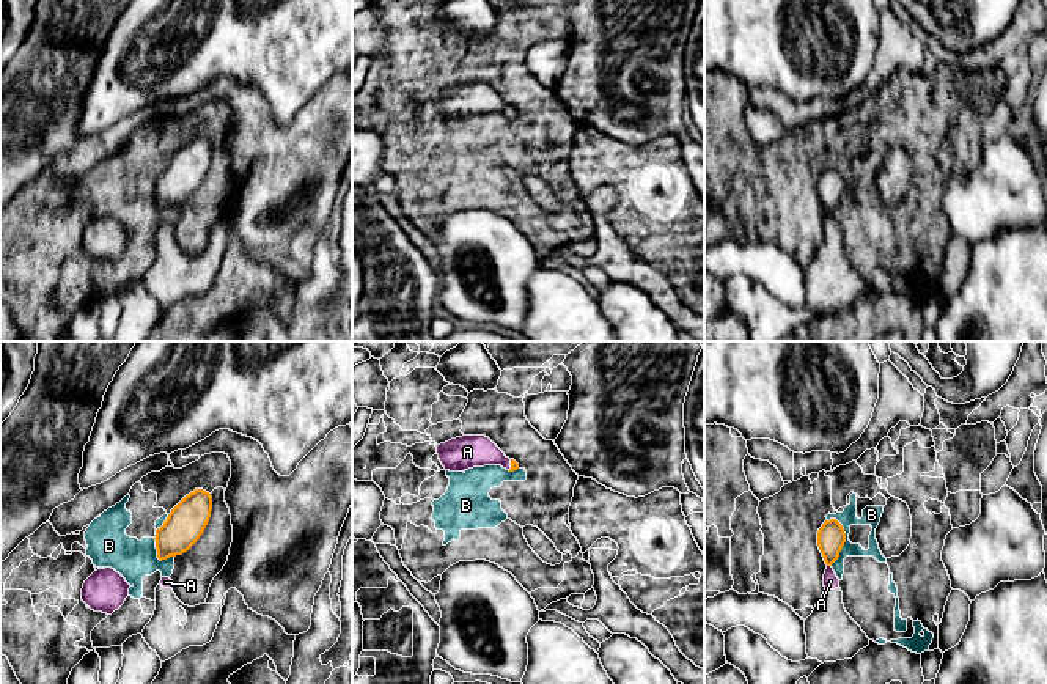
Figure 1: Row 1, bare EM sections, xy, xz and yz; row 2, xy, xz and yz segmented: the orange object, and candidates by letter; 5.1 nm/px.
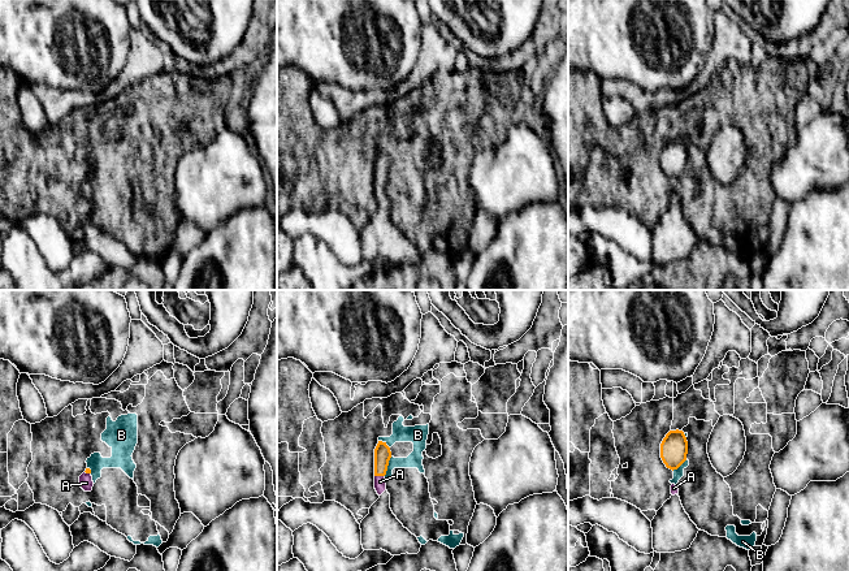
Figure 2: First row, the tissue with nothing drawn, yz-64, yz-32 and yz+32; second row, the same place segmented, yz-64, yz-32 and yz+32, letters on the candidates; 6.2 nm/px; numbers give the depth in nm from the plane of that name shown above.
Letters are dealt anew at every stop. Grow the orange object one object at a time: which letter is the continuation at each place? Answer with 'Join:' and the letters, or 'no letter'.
Join: A

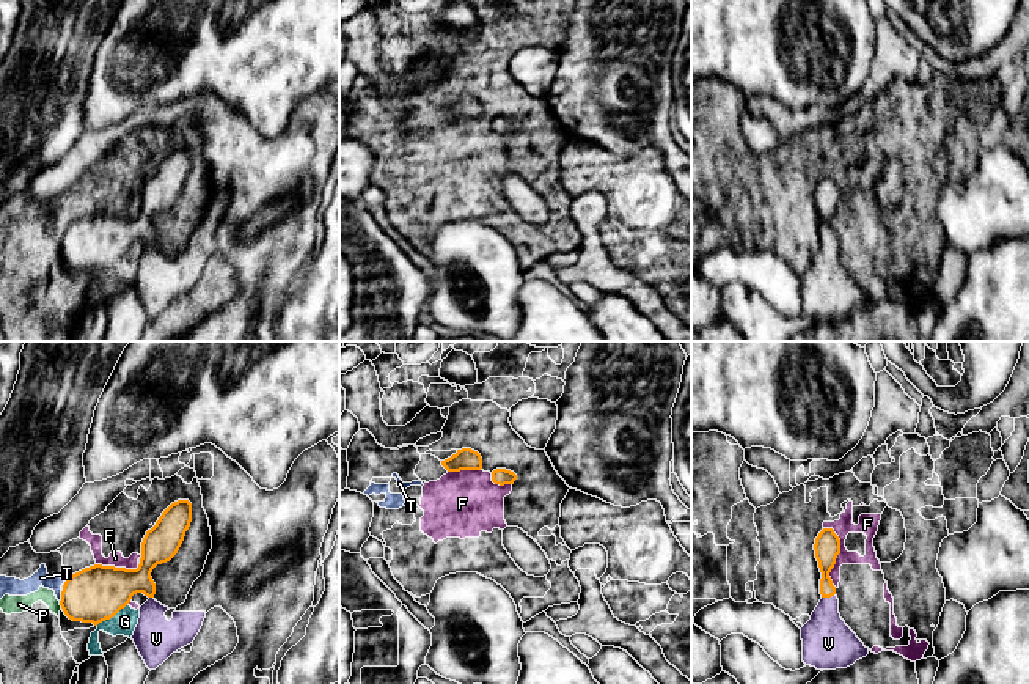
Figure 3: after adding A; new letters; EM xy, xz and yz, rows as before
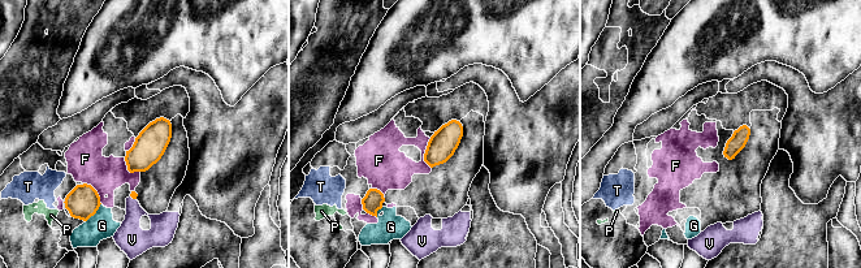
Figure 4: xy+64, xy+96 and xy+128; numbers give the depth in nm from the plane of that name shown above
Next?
Join: V

